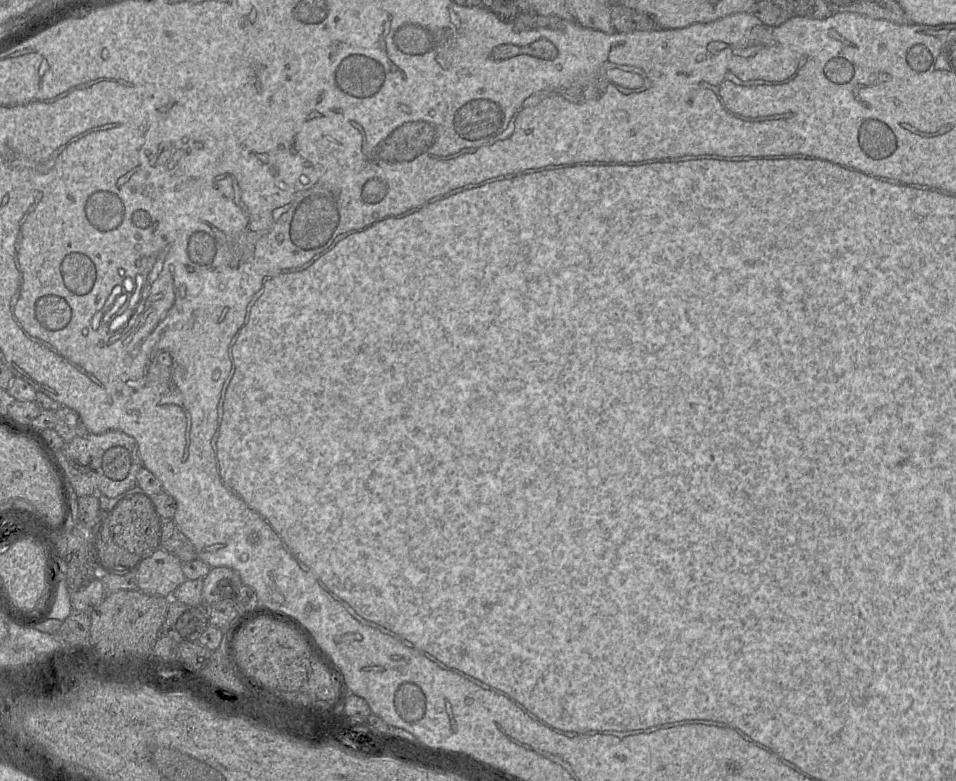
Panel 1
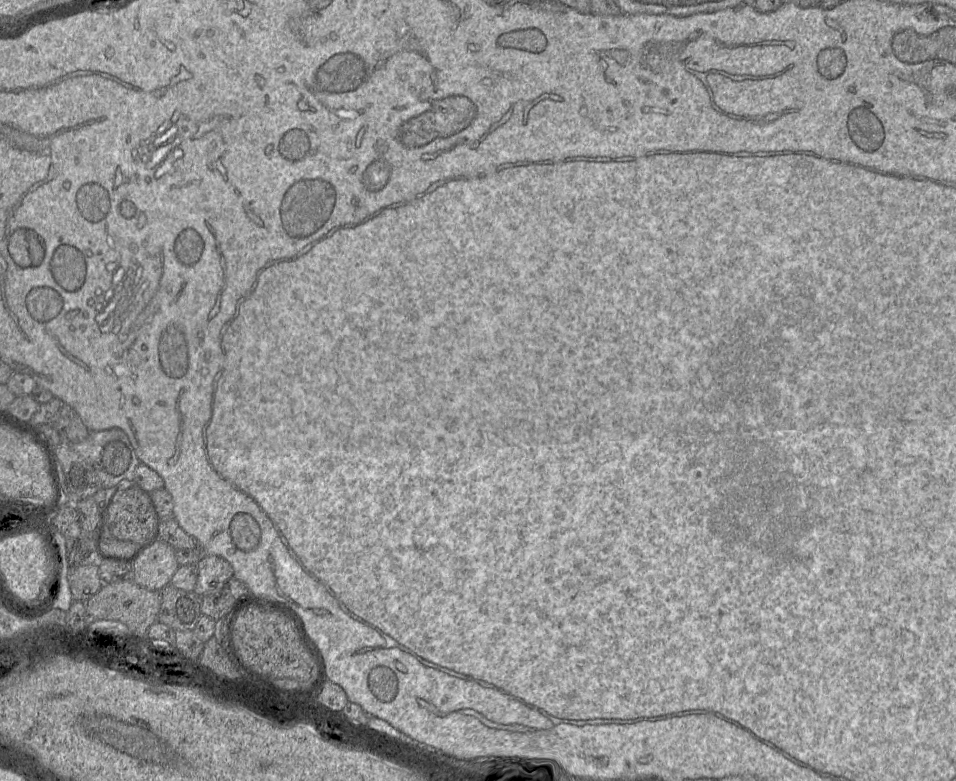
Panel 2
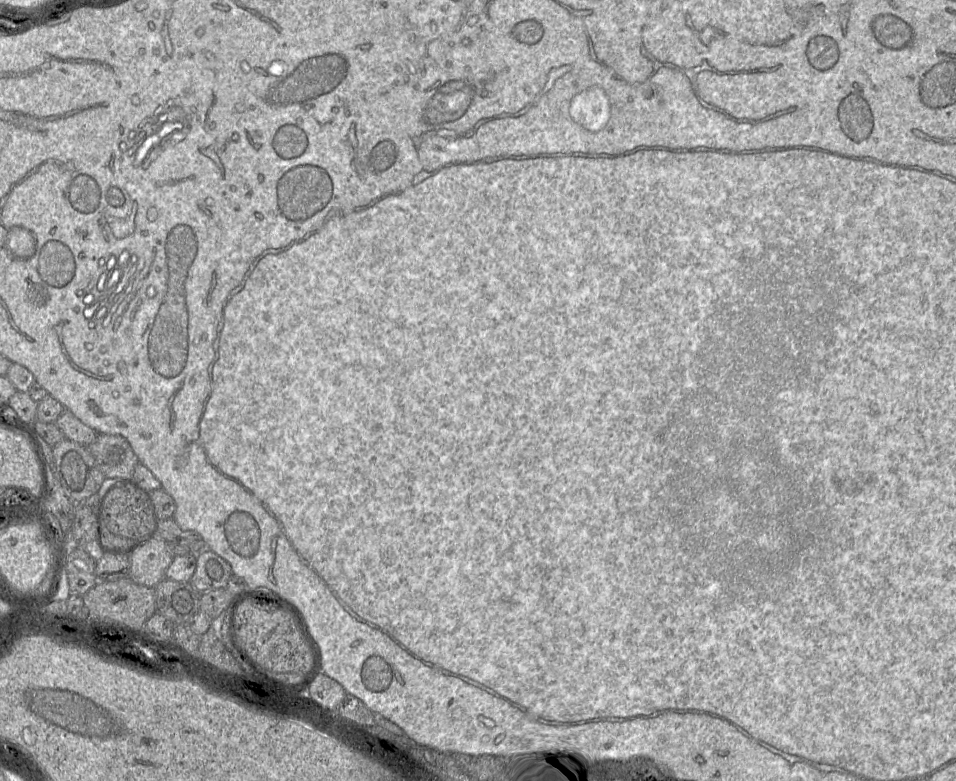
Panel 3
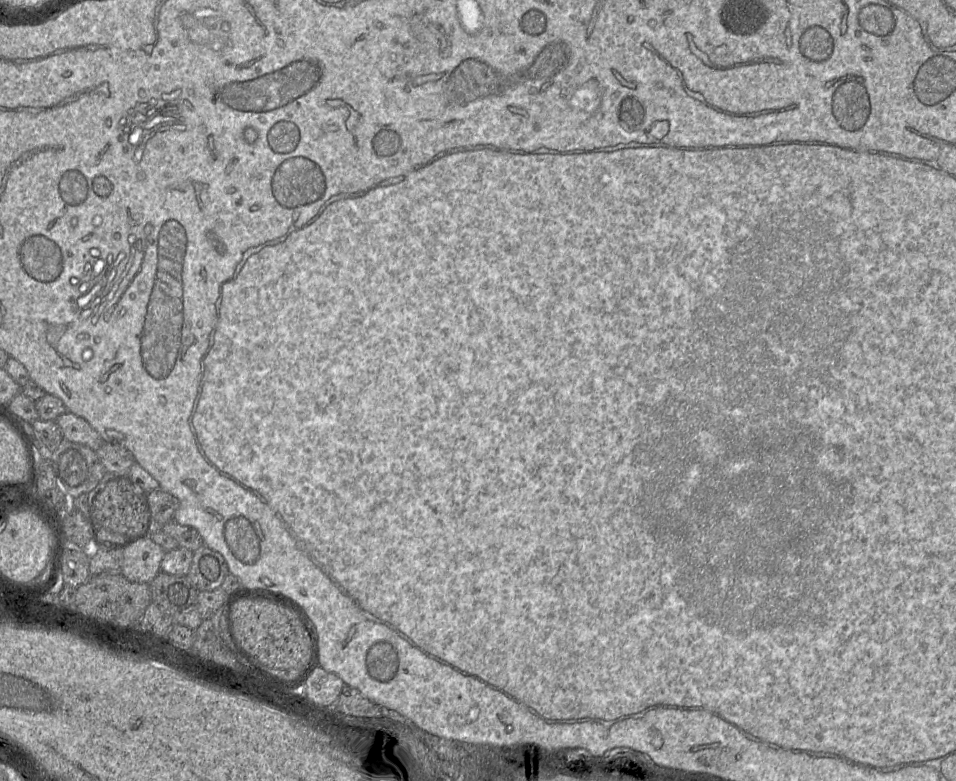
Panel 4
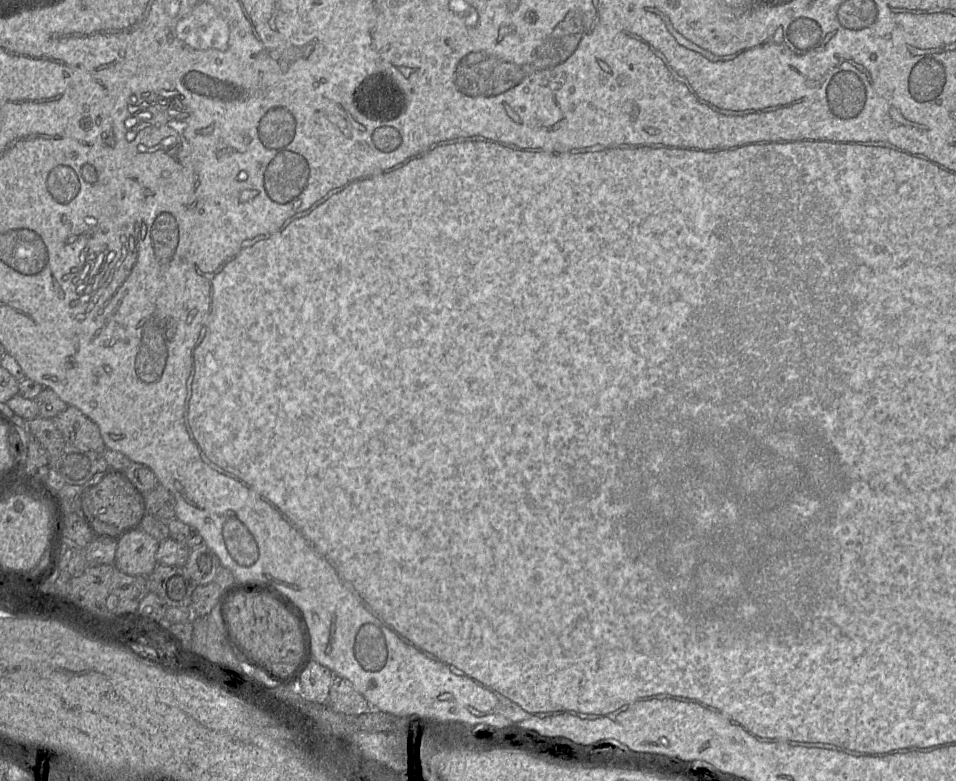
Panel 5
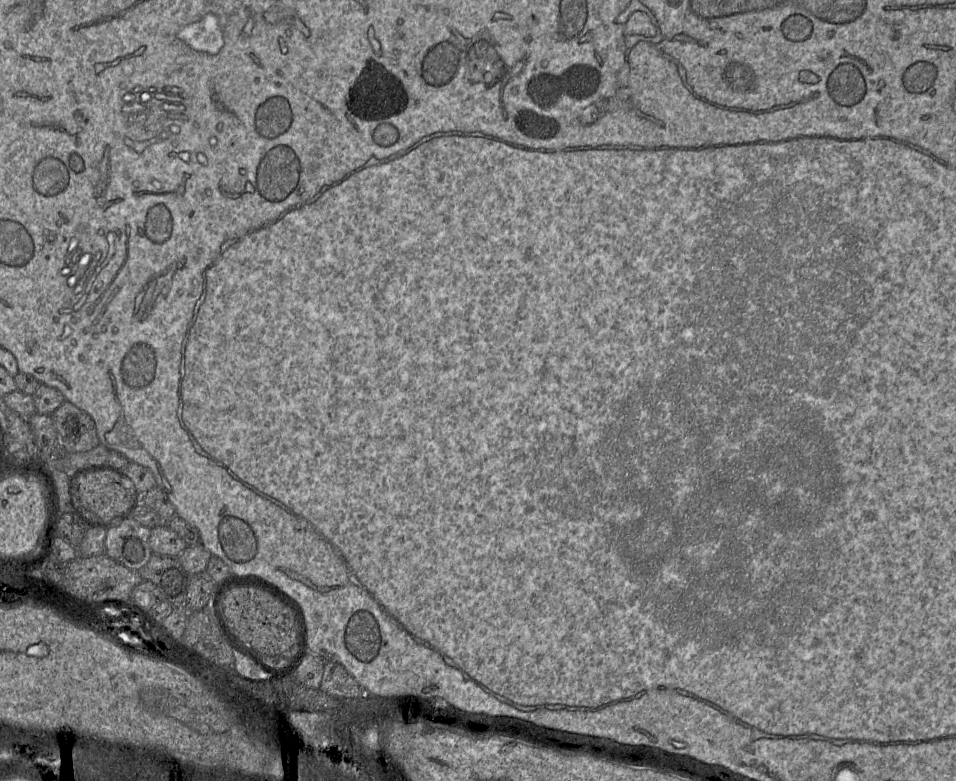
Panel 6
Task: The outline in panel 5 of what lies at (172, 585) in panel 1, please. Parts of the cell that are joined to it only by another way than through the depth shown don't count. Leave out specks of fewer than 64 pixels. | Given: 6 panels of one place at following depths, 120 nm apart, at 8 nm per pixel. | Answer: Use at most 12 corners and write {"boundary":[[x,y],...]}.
{"boundary":[[137,527],[117,542],[114,565],[147,577],[159,541]]}

